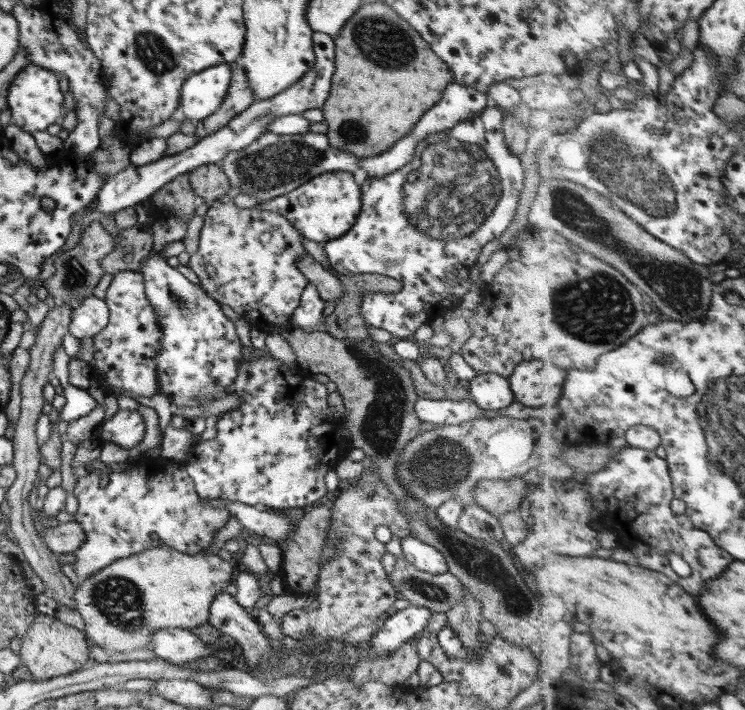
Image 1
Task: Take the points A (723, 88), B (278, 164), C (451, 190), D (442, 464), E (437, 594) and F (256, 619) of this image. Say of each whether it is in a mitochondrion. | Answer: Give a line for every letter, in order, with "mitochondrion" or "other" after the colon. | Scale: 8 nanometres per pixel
A: other
B: mitochondrion
C: mitochondrion
D: mitochondrion
E: mitochondrion
F: other

